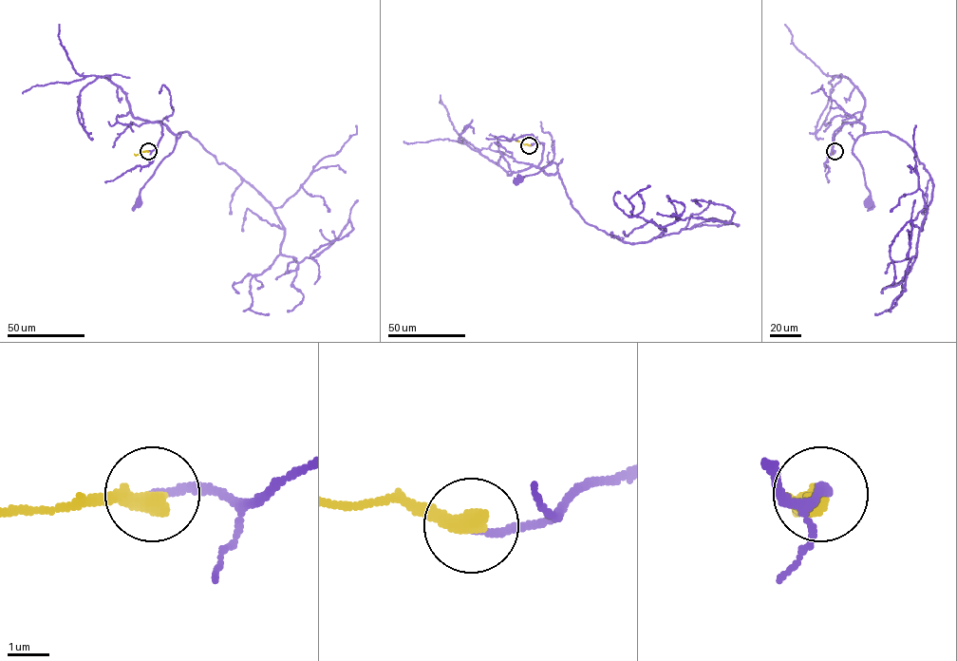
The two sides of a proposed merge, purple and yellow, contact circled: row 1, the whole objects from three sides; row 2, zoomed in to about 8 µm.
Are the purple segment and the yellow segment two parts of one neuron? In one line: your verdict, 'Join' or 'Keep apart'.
Join

